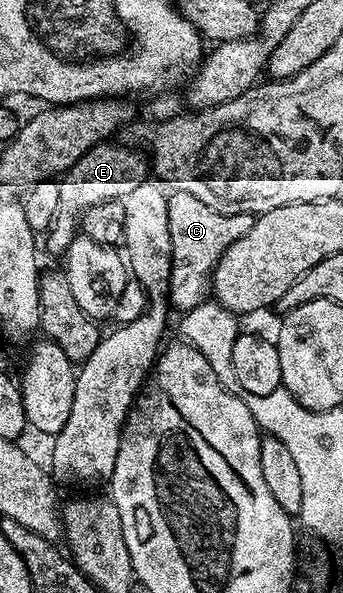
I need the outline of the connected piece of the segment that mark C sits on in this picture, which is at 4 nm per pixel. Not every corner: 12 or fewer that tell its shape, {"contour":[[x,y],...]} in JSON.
{"contour":[[194,194],[168,197],[168,299],[183,314],[209,299],[222,254],[254,226]]}

